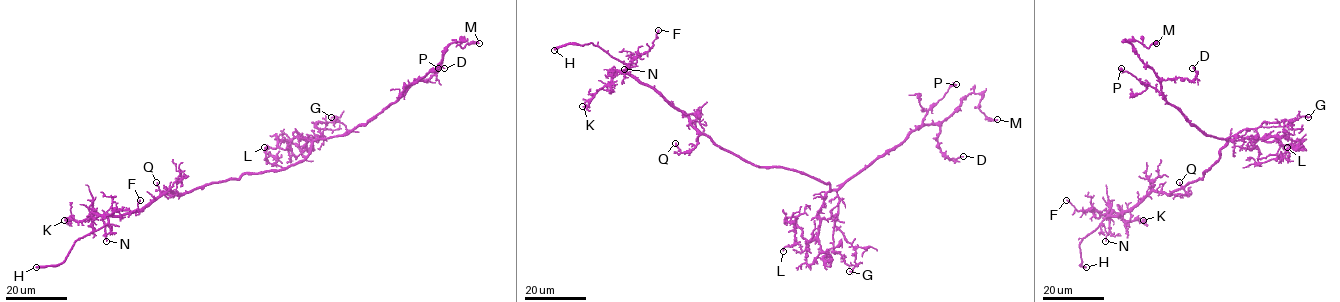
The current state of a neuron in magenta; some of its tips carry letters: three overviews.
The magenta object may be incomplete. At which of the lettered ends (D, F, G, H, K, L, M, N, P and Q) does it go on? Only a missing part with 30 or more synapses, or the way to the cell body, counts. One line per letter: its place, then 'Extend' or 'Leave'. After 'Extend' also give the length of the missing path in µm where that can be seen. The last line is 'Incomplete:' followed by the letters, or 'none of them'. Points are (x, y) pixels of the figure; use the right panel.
D: Place: (1192, 68). Leave
F: Place: (1066, 200). Leave
G: Place: (1308, 117). Leave
H: Place: (1086, 267). Extend. Missing length about 10 µm
K: Place: (1143, 220). Leave
L: Place: (1287, 147). Leave
M: Place: (1156, 43). Leave
N: Place: (1105, 241). Leave
P: Place: (1121, 68). Leave
Q: Place: (1179, 182). Leave
Incomplete: H

